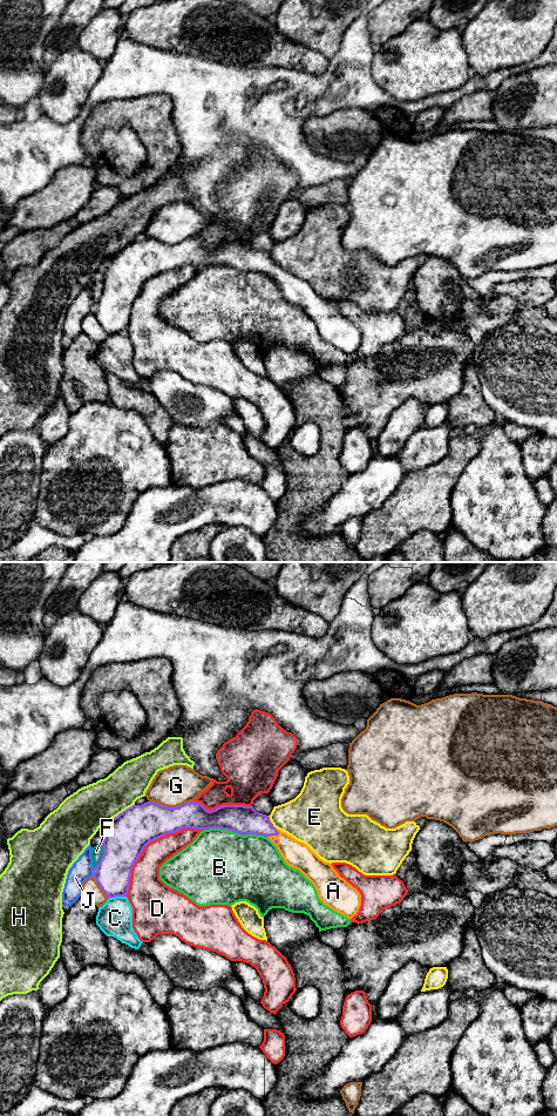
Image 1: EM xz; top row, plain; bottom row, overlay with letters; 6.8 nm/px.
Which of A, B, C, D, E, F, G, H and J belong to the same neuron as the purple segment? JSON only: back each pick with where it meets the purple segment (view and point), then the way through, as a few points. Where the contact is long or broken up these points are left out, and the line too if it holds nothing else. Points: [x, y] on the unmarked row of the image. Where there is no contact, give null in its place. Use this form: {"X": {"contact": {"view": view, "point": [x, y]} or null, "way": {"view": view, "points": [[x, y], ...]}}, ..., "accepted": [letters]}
{"A": {"contact": {"view": "xz", "point": [273, 271]}, "way": {"view": "xz", "points": [[242, 256], [257, 259], [273, 271], [297, 291]]}}, "accepted": ["A"]}

